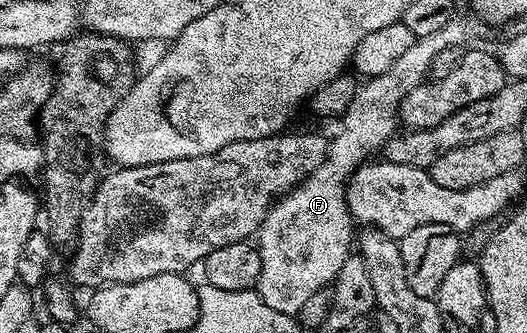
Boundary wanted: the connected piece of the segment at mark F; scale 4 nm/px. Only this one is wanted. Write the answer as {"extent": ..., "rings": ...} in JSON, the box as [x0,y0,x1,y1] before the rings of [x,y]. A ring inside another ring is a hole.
{"extent":[256,16,466,316],"rings":[[[456,16],[448,20],[440,32],[415,38],[412,48],[396,60],[393,70],[365,79],[359,85],[352,104],[348,104],[348,112],[341,119],[338,135],[329,139],[326,159],[270,207],[258,229],[256,245],[260,256],[260,280],[256,289],[268,308],[296,316],[313,295],[333,283],[340,268],[344,268],[344,260],[352,256],[352,239],[355,237],[355,227],[346,206],[347,183],[358,167],[371,157],[370,150],[381,151],[394,137],[404,96],[427,81],[433,58],[444,49],[465,47],[465,42],[466,26],[461,17]]]}

